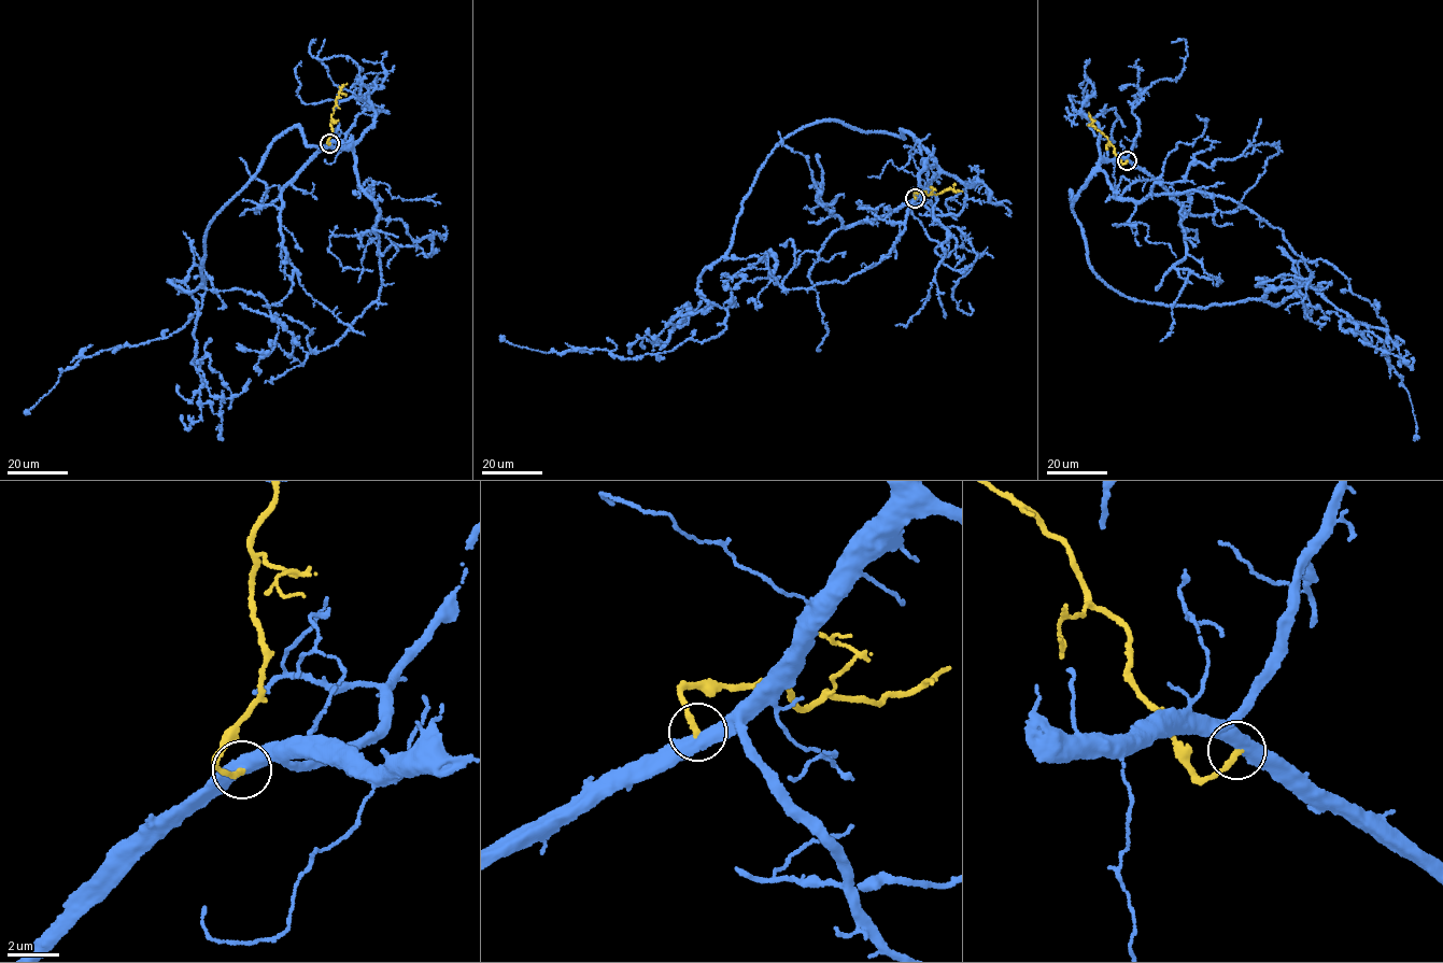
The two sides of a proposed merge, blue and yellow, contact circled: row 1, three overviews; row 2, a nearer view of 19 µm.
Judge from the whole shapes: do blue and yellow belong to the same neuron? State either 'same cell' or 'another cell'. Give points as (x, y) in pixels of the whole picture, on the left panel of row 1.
another cell

